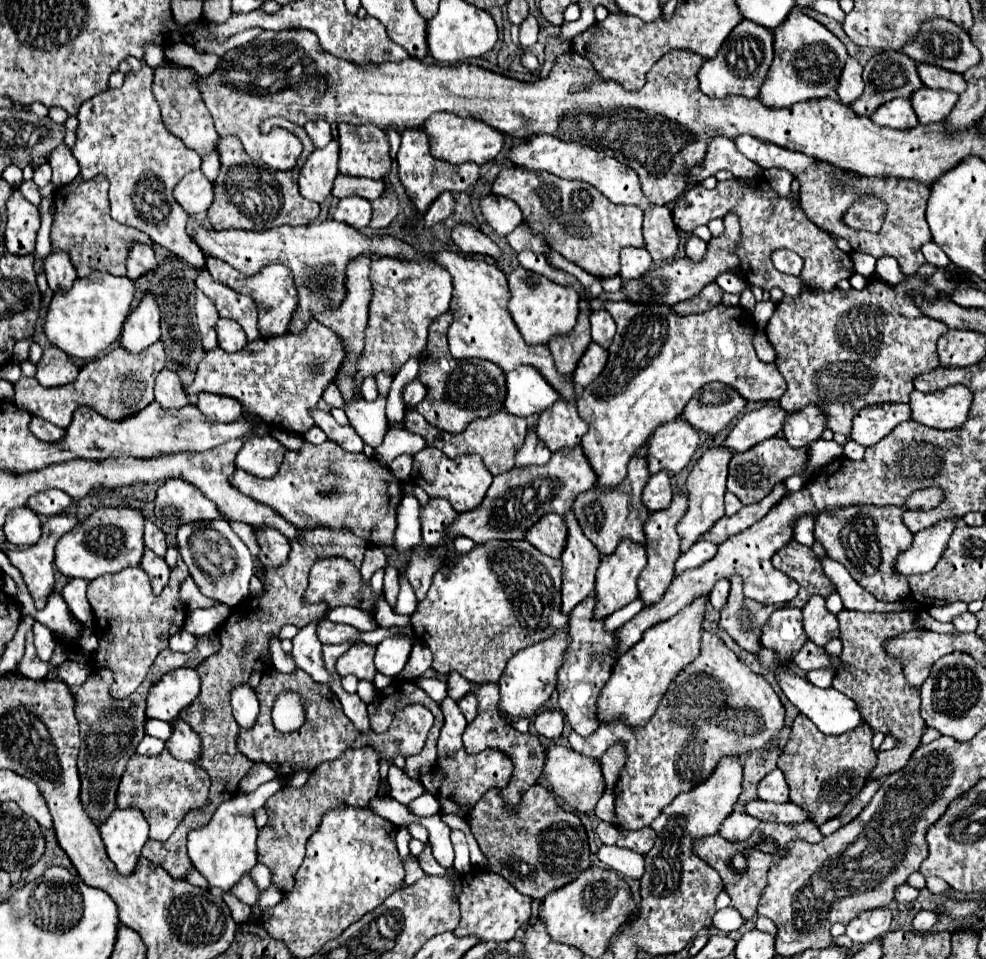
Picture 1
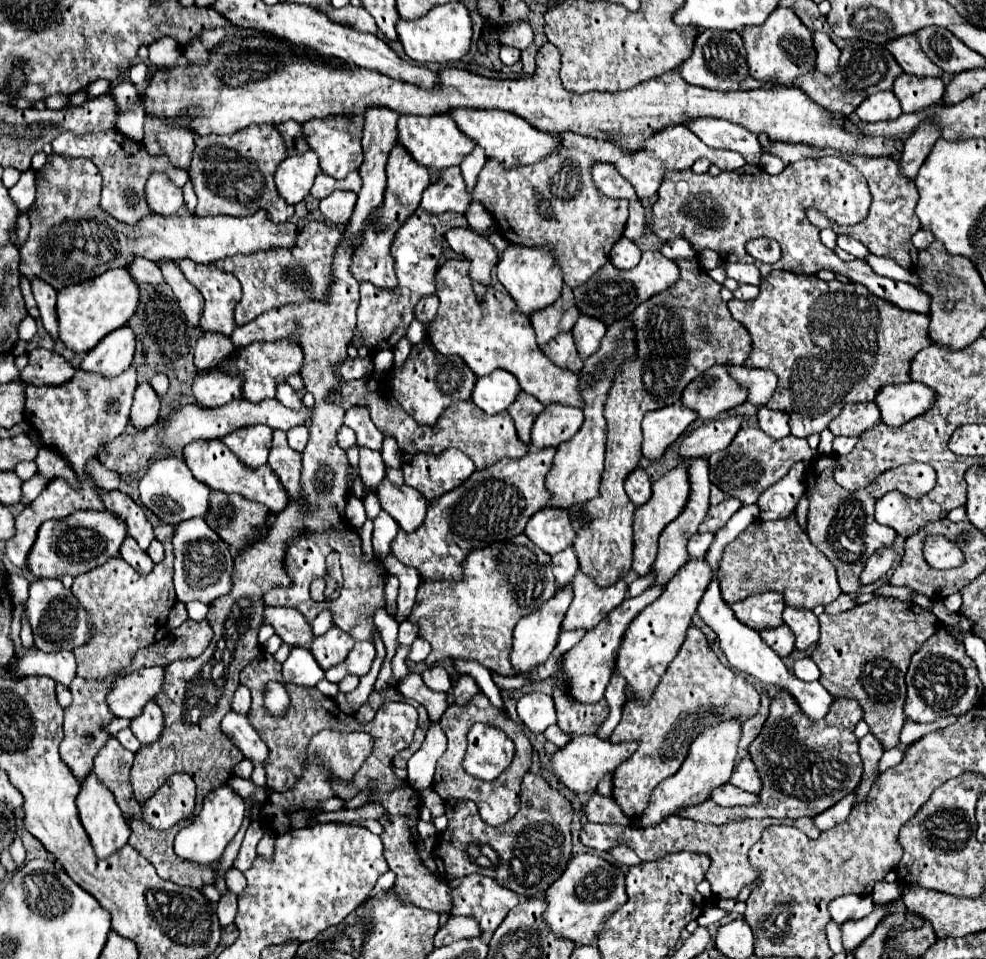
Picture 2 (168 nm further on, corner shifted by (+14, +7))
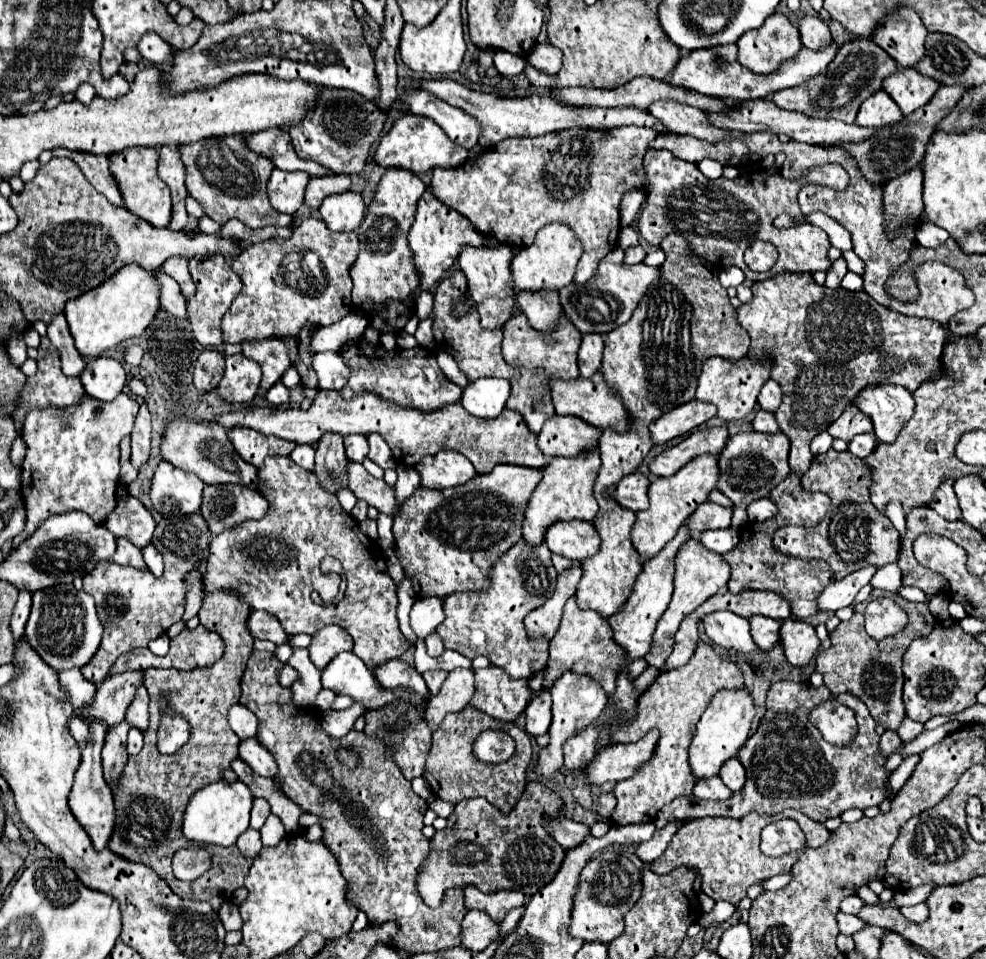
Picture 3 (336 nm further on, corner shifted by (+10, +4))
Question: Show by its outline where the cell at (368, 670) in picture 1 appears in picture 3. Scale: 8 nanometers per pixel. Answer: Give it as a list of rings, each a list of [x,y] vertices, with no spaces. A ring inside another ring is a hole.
[[[326,626],[314,634],[312,644],[308,646],[308,652],[310,652],[310,660],[314,662],[314,666],[322,670],[334,656],[352,648],[354,648],[354,640],[344,628]]]

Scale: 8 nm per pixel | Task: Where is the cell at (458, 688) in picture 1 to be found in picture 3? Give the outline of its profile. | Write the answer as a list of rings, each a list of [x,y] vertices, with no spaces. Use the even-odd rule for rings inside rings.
[[[434,670],[434,672],[424,672],[422,676],[424,676],[426,686],[430,688],[432,696],[436,696],[440,692],[440,688],[442,688],[442,684],[444,684],[444,680],[446,680],[448,674],[444,670]]]

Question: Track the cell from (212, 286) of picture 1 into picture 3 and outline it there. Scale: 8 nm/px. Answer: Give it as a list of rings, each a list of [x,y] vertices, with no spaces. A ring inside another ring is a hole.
[[[210,256],[206,260],[192,258],[190,260],[190,274],[196,284],[196,296],[188,302],[188,320],[192,324],[194,338],[206,348],[218,348],[224,342],[222,328],[220,328],[222,318],[228,312],[232,300],[240,294],[242,282],[240,282],[238,274],[232,272],[232,268],[224,256]]]

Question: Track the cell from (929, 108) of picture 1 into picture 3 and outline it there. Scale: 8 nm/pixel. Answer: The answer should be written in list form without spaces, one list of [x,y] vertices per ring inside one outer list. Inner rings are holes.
[[[914,68],[898,70],[896,74],[892,74],[884,80],[884,90],[900,106],[904,116],[908,116],[916,108],[928,104],[938,88],[940,88],[940,84],[936,80],[918,74]]]

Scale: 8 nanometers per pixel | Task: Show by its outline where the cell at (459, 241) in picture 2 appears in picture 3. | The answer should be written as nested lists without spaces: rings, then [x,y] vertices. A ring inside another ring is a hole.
[[[498,244],[498,246],[464,246],[458,262],[462,272],[468,278],[468,294],[476,302],[476,310],[480,314],[484,328],[498,328],[502,326],[510,314],[514,312],[514,282],[510,274],[510,260],[514,254],[510,254],[510,246]]]

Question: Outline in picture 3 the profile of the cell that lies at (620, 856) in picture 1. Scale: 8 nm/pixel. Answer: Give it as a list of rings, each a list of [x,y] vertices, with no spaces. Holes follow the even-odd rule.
[[[670,822],[670,824],[666,824],[662,830],[656,830],[654,836],[652,836],[648,842],[642,842],[642,844],[636,846],[636,852],[634,852],[634,854],[636,854],[642,862],[652,862],[652,860],[660,858],[660,856],[664,854],[664,850],[666,850],[670,838],[676,834],[678,826],[680,826],[680,822],[674,822],[674,824]]]

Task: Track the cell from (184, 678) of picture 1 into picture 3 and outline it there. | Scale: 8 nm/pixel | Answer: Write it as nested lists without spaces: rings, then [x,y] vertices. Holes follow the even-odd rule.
[[[124,672],[106,678],[98,684],[94,704],[84,710],[84,714],[94,720],[104,720],[110,726],[122,722],[130,700],[134,700],[134,690],[138,690],[138,684],[144,684],[144,672]]]

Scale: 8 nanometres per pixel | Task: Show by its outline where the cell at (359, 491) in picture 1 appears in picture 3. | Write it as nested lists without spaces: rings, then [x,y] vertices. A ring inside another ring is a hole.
[[[176,418],[166,426],[160,452],[162,452],[164,460],[174,464],[176,468],[182,468],[184,472],[200,476],[200,480],[208,486],[238,484],[238,486],[246,486],[246,488],[256,488],[256,492],[260,492],[260,488],[258,488],[258,468],[246,464],[238,456],[232,442],[228,440],[228,432],[220,426],[216,426],[216,424]]]

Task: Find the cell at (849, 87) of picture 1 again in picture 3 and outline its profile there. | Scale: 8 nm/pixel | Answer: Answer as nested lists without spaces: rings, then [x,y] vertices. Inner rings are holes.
[[[806,16],[804,20],[800,20],[798,30],[802,36],[802,44],[810,50],[822,50],[832,44],[830,28],[816,16]]]

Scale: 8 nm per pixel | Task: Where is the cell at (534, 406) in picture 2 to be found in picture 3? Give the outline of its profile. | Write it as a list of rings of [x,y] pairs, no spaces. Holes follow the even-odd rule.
[[[522,312],[514,314],[504,328],[504,342],[502,342],[502,356],[508,364],[514,364],[522,370],[522,376],[516,380],[510,380],[512,384],[512,396],[506,404],[506,408],[516,410],[522,414],[526,426],[530,432],[538,434],[542,430],[542,424],[554,416],[554,406],[548,386],[548,378],[568,380],[568,378],[578,378],[578,362],[576,362],[576,352],[580,348],[582,334],[570,324],[566,316],[558,322],[558,328],[552,334],[540,334],[536,332],[526,316]],[[542,399],[545,406],[542,406]]]

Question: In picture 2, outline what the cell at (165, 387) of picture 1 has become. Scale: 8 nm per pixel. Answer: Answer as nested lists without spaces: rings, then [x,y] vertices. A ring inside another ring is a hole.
[[[148,383],[138,385],[134,393],[134,405],[130,413],[130,423],[136,427],[136,431],[146,431],[158,421],[160,411],[160,399],[154,393],[154,389]]]

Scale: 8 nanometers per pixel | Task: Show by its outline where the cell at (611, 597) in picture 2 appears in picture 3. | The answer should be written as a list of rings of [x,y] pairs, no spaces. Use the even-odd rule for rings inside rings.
[[[572,596],[564,606],[564,616],[562,616],[560,628],[558,628],[556,636],[550,640],[550,660],[546,666],[548,666],[548,678],[544,682],[544,688],[550,688],[564,670],[576,670],[580,674],[588,674],[594,680],[598,680],[604,686],[606,696],[612,698],[616,692],[618,672],[622,668],[626,668],[630,672],[630,676],[636,678],[646,668],[646,662],[644,662],[644,658],[626,660],[626,652],[622,652],[622,648],[618,648],[618,644],[614,642],[614,630],[610,628],[608,620],[594,610],[578,608],[576,596]]]

